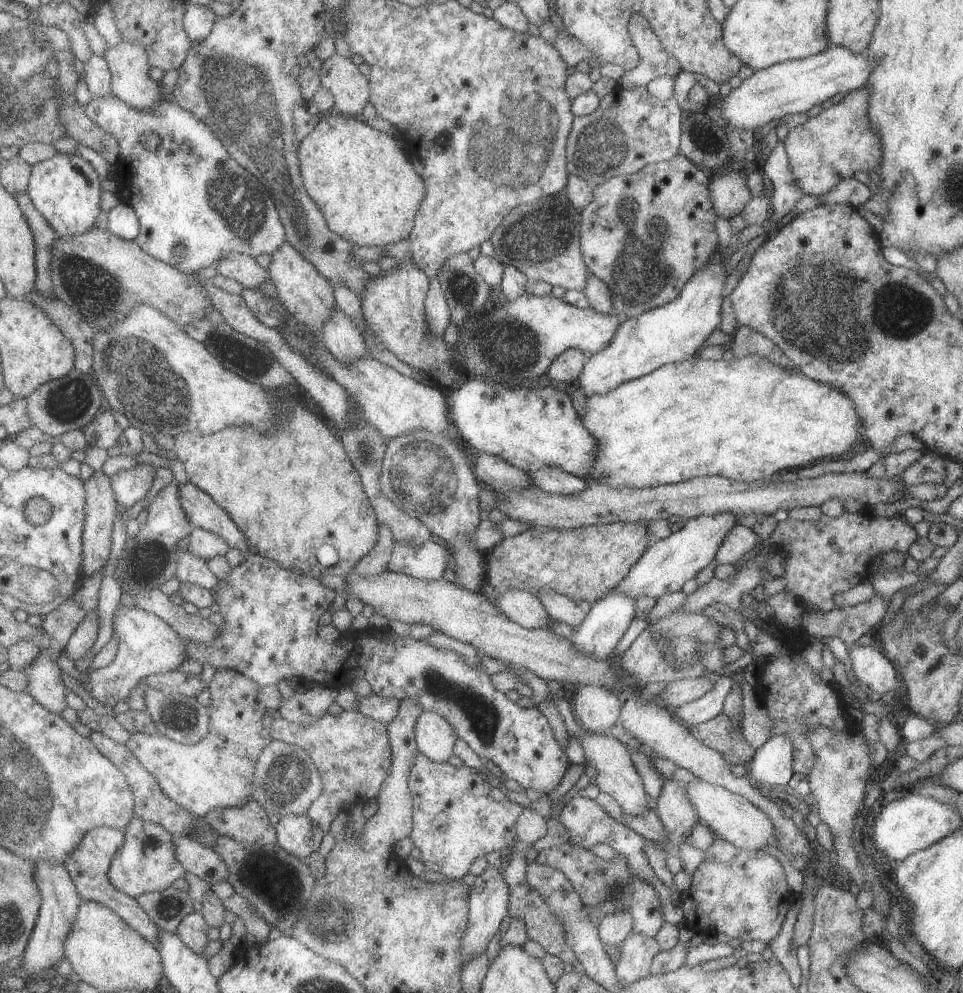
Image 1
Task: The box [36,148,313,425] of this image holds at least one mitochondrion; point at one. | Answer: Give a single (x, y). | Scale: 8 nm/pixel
(82, 276)

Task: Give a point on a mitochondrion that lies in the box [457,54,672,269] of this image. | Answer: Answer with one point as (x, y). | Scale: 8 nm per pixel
(505, 151)

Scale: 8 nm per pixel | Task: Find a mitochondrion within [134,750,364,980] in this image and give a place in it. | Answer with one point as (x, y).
(330, 925)

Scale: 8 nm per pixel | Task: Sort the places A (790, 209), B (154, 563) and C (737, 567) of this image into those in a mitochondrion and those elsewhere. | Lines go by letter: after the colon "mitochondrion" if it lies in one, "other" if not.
A: other
B: mitochondrion
C: other

